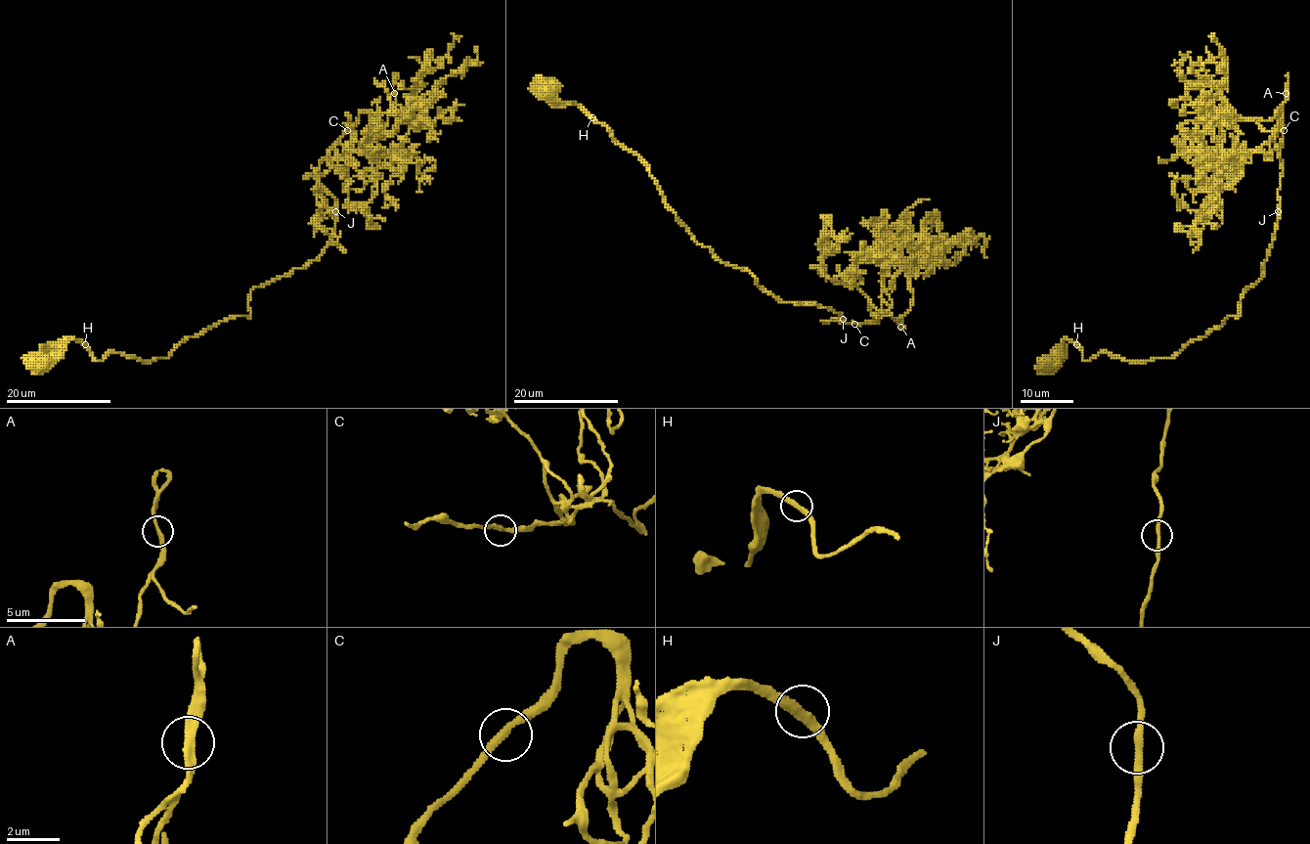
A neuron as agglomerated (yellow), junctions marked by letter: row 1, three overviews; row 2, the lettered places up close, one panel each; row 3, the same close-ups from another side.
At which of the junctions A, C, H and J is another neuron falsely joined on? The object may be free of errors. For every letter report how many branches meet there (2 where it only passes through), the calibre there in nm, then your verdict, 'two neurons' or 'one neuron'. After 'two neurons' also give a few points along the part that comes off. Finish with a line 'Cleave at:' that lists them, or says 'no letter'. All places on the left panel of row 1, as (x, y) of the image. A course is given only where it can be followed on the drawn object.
A: 2 | 280 nm | one neuron
C: 2 | 280 nm | one neuron
H: 2 | 280 nm | one neuron
J: 2 | 260 nm | one neuron
Cleave at: no letter

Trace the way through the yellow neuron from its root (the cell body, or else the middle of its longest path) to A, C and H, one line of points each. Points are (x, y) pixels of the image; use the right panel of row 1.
A: (1050, 360), (1065, 340), (1084, 360), (1170, 359), (1240, 312), (1278, 221), (1282, 111), (1273, 133), (1286, 94)
C: (1050, 360), (1065, 340), (1084, 360), (1103, 352), (1170, 359), (1236, 316), (1273, 244), (1284, 130)
H: (1050, 360), (1064, 348), (1065, 340), (1072, 340), (1076, 344)

